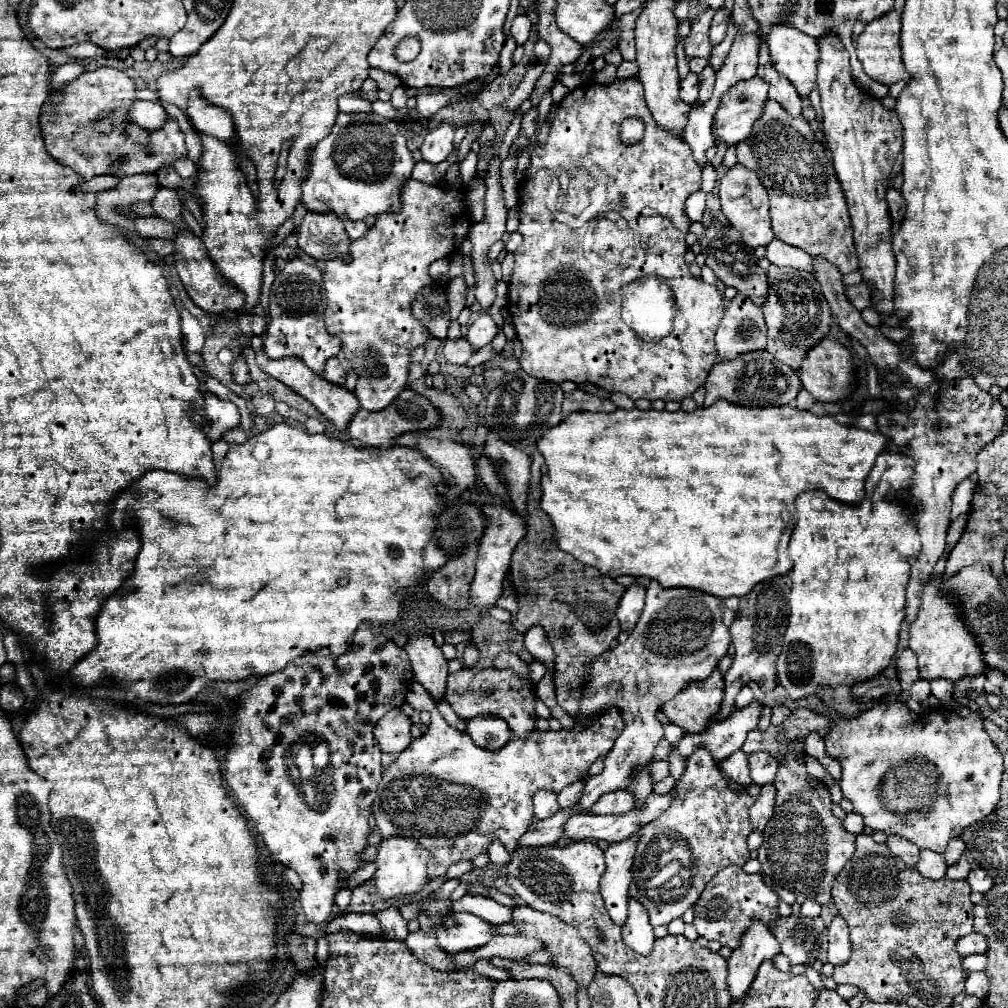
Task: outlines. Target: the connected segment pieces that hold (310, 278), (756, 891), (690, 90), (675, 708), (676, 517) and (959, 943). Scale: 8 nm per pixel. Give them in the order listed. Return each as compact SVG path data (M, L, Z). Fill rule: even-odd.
M292 258L288 260L286 268L280 272L270 288L270 320L268 328L262 336L264 352L268 358L286 358L298 356L302 358L310 370L320 374L324 370L324 362L340 352L340 340L326 332L324 328L324 286L322 286L322 272L320 268Z
M730 866L728 870L724 872L718 872L706 886L706 902L700 904L696 902L698 910L696 912L696 918L694 918L694 926L698 930L700 936L708 938L708 940L718 940L722 946L728 946L728 948L736 948L738 946L738 940L740 940L740 934L750 926L750 918L760 918L762 922L766 922L768 926L776 920L778 914L778 894L768 888L764 882L762 882L762 876L760 874L744 874L742 868L736 868L736 866ZM720 876L728 876L728 878L720 878ZM714 904L714 910L710 908Z
M690 72L686 78L680 80L680 98L686 102L686 104L692 104L698 96L698 90L700 90L700 80L698 80L698 74Z
M716 668L712 672L712 676L708 676L706 680L696 680L696 682L688 682L670 702L666 702L662 708L664 708L664 714L668 716L670 722L678 724L680 728L684 728L688 734L696 734L696 732L702 732L704 726L708 724L708 720L718 712L720 704L722 704L722 698L724 698L724 676L720 674L720 670Z
M726 400L714 402L710 408L696 408L694 412L668 412L668 410L616 410L612 414L604 412L576 412L564 418L558 426L548 428L538 440L536 448L546 460L548 474L542 476L542 510L550 516L554 526L554 540L558 548L572 554L582 564L598 568L602 574L610 578L618 578L622 574L628 576L648 576L660 580L666 588L694 588L712 596L730 598L748 594L754 584L764 582L774 576L782 576L792 568L792 560L788 556L788 542L794 530L794 500L798 494L806 490L824 490L832 498L846 504L860 504L864 496L864 478L874 466L876 456L886 450L890 440L880 432L868 432L856 426L842 426L834 422L830 416L816 416L808 410L798 410L792 406L782 408L746 408Z
M972 932L972 934L966 934L962 938L956 940L956 952L960 954L960 958L966 958L970 954L984 954L986 950L986 938L978 932Z

